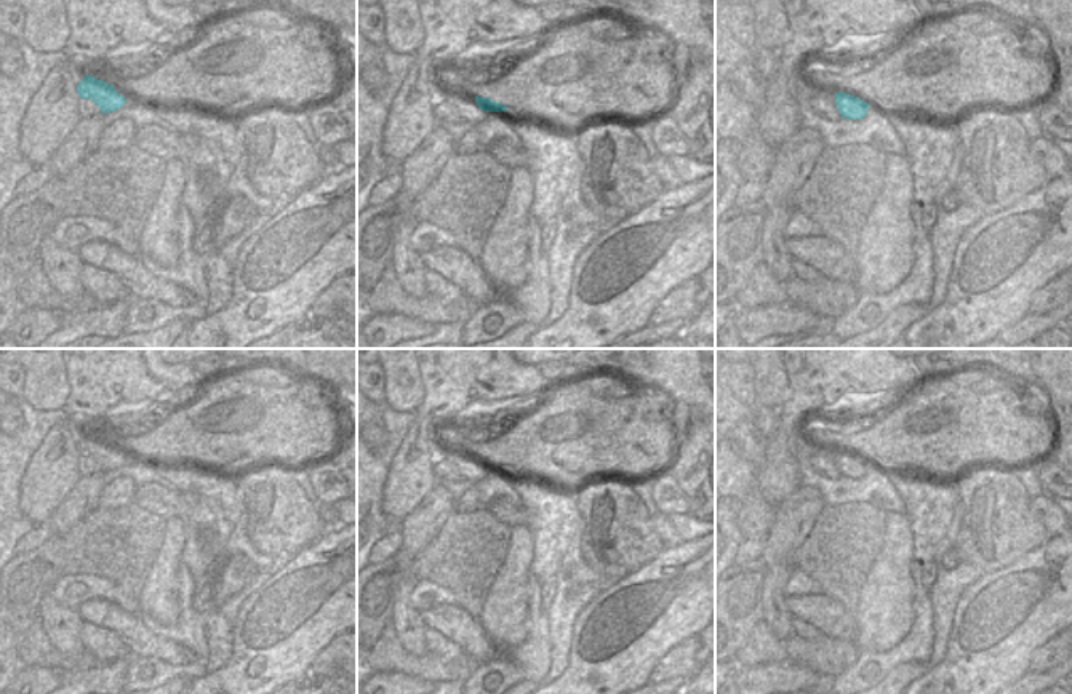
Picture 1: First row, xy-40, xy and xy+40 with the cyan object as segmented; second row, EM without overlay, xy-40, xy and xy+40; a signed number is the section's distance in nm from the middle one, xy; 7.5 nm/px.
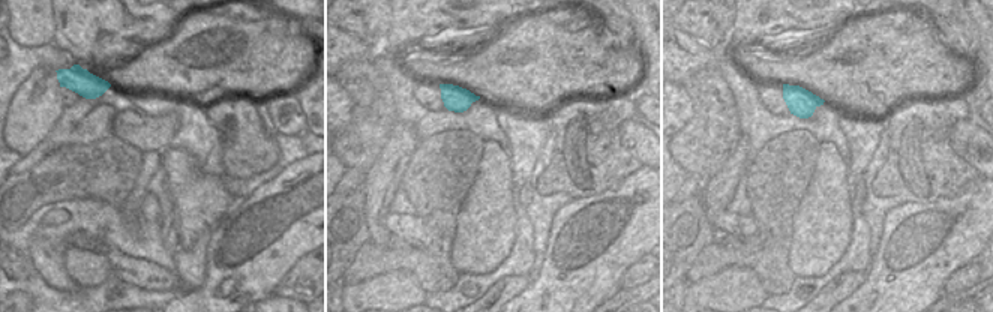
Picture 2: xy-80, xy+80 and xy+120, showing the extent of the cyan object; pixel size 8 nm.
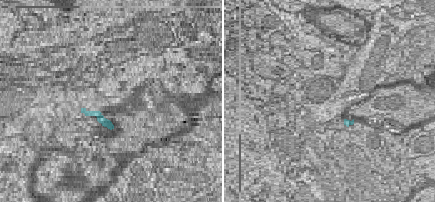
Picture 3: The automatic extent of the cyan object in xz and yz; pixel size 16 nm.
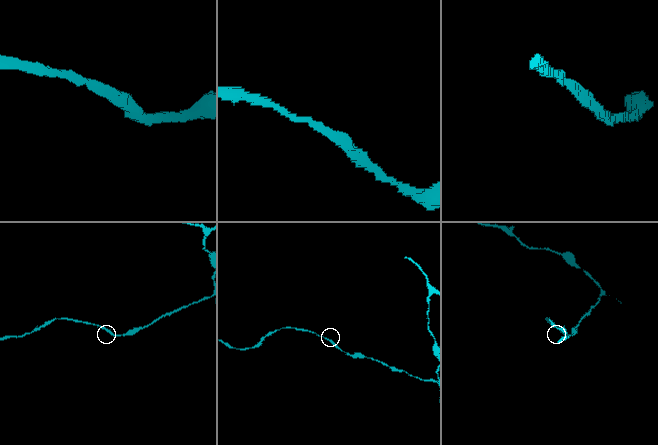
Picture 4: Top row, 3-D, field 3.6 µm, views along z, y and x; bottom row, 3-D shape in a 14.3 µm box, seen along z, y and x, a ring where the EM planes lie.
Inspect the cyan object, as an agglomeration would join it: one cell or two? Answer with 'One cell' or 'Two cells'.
One cell

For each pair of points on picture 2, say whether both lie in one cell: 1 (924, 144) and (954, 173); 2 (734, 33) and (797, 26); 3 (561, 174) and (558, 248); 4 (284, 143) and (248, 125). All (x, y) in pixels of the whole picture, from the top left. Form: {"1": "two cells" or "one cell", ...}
{"1": "one cell", "2": "one cell", "3": "two cells", "4": "two cells"}

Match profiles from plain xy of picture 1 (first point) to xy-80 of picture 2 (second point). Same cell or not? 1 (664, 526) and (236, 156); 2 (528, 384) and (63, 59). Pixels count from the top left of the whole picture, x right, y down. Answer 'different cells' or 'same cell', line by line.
1: same cell
2: different cells

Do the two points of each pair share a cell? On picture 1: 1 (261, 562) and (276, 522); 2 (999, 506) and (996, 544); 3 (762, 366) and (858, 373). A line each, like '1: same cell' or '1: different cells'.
1: different cells
2: same cell
3: different cells

